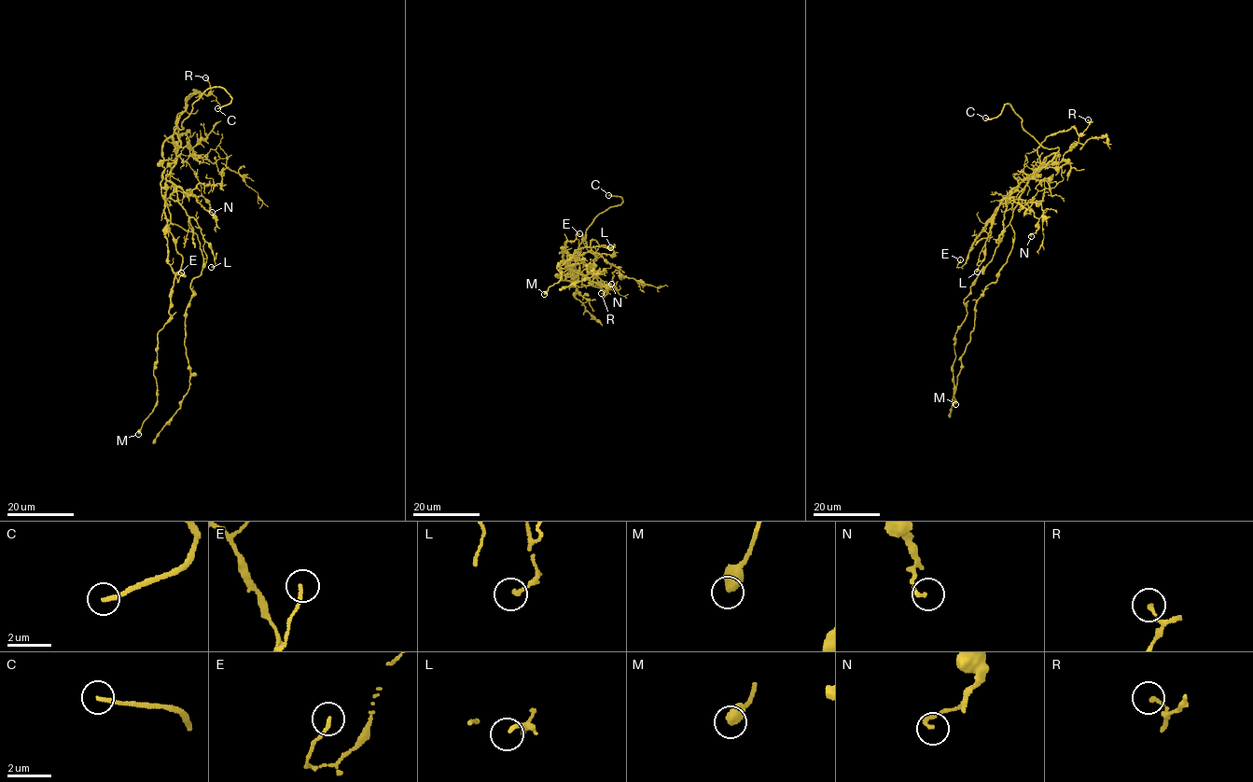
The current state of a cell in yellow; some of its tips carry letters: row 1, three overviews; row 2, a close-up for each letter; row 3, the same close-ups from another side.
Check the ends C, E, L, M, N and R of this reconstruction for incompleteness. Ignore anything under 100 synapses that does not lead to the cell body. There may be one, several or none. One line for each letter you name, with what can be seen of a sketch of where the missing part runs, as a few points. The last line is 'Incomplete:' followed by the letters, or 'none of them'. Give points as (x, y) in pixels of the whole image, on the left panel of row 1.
C: Course of what is missing: (217, 108), (208, 110), (204, 99), (199, 95)
Incomplete: C

